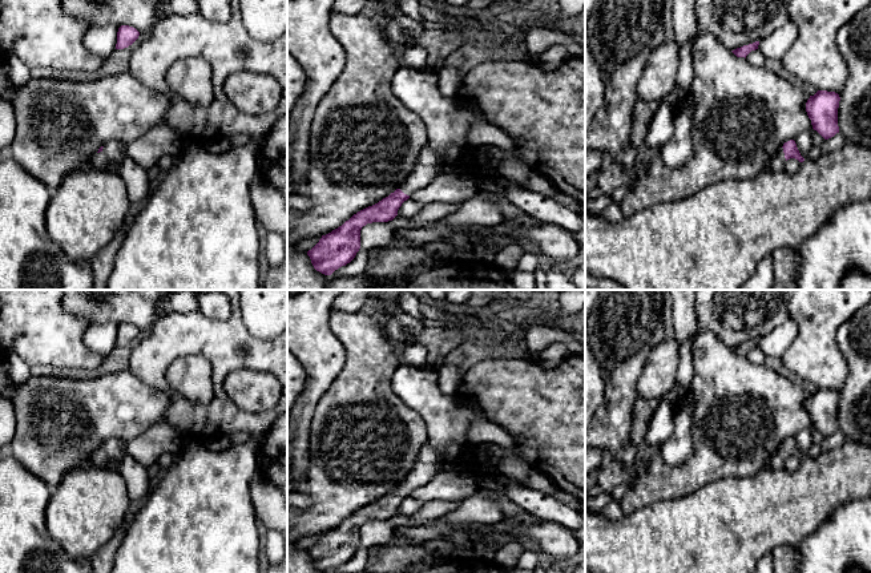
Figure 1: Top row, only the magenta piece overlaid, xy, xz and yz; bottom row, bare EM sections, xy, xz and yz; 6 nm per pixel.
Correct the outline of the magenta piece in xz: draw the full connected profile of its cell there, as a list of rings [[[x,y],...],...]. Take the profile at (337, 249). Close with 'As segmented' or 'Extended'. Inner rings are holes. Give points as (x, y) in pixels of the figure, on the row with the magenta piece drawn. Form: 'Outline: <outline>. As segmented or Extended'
Outline: [[[426,145],[407,179],[388,197],[354,214],[342,226],[322,235],[319,242],[307,251],[314,269],[324,275],[350,263],[360,249],[360,230],[367,223],[388,222],[410,195],[428,186],[439,174],[440,160]]]. Extended

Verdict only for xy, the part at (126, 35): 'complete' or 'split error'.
complete

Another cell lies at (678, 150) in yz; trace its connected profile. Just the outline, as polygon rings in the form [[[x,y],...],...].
[[[690,93],[674,110],[674,130],[670,140],[662,146],[661,157],[666,166],[681,168],[693,158],[694,145],[691,140],[693,100]]]

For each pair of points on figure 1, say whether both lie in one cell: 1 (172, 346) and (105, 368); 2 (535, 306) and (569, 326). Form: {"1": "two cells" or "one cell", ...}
{"1": "two cells", "2": "one cell"}

